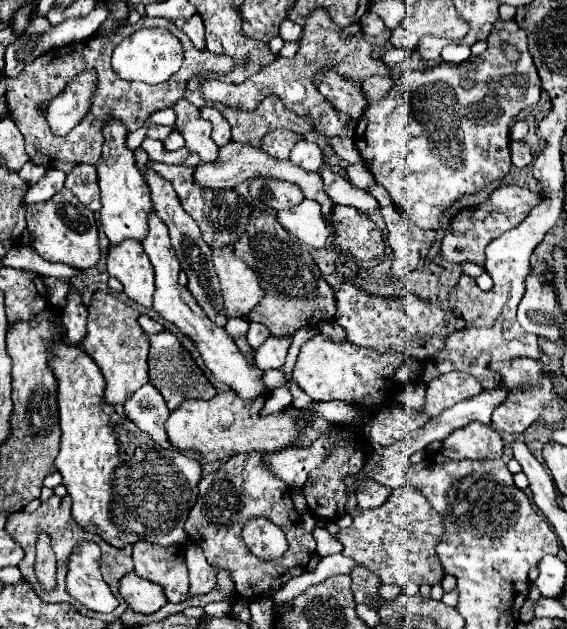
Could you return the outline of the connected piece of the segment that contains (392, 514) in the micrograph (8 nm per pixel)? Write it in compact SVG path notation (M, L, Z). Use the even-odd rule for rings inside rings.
M405 484L391 492L389 500L375 510L357 508L353 514L353 526L339 530L337 540L343 544L343 554L353 558L357 564L369 568L381 578L383 584L395 584L403 588L407 582L417 584L439 584L445 576L435 546L443 534L441 514L433 510L421 490Z

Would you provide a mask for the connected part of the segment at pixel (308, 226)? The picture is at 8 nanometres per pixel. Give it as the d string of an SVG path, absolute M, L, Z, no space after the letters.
M309 198L289 210L281 210L277 220L291 236L297 236L311 248L325 248L325 242L331 236L331 228L321 214L321 206Z

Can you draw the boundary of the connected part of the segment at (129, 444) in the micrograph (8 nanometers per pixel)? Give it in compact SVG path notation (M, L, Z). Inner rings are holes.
M57 342L51 346L53 348L53 354L55 358L51 360L51 368L59 380L59 422L61 422L61 450L59 450L59 456L55 458L55 466L57 470L61 472L63 476L63 484L73 500L73 518L77 520L77 524L81 524L81 528L85 528L85 532L95 532L99 534L107 544L115 546L115 548L125 548L127 544L135 544L135 542L151 542L151 544L159 544L159 546L171 546L171 544L183 544L187 540L187 534L183 530L185 526L185 520L197 500L197 484L201 480L201 464L183 456L181 452L177 450L165 450L165 448L159 448L159 444L155 444L145 432L141 432L133 422L127 422L125 418L121 418L115 408L111 404L105 404L105 398L103 398L103 390L105 390L105 382L103 382L103 376L101 376L101 370L97 368L97 364L87 356L87 352L83 352L81 348L73 348L73 346L67 346L63 342Z

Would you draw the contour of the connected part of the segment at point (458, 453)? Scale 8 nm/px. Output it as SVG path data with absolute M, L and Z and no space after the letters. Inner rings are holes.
M471 422L463 428L457 428L443 440L441 454L453 460L487 460L487 458L501 458L505 442L501 434L487 424Z

